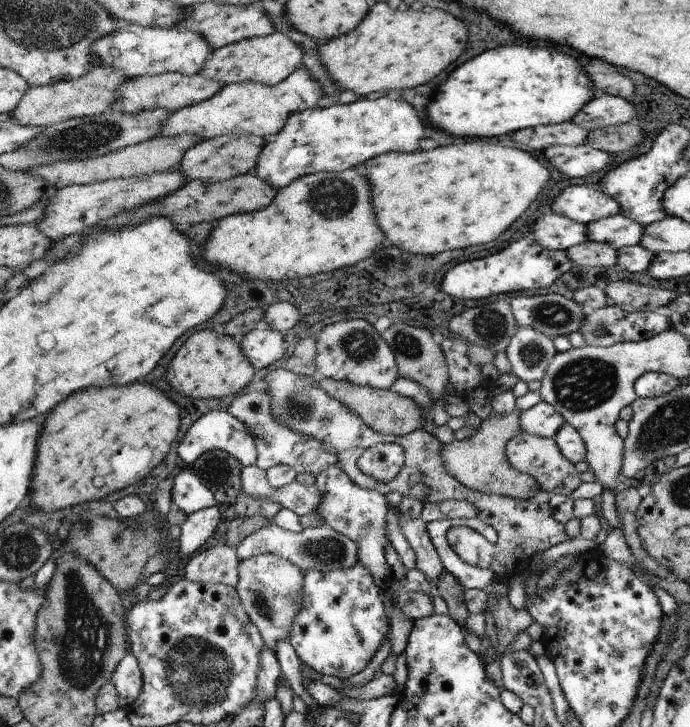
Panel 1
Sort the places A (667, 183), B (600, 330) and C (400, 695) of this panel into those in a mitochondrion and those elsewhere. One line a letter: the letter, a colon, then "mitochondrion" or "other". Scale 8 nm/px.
A: other
B: mitochondrion
C: other

